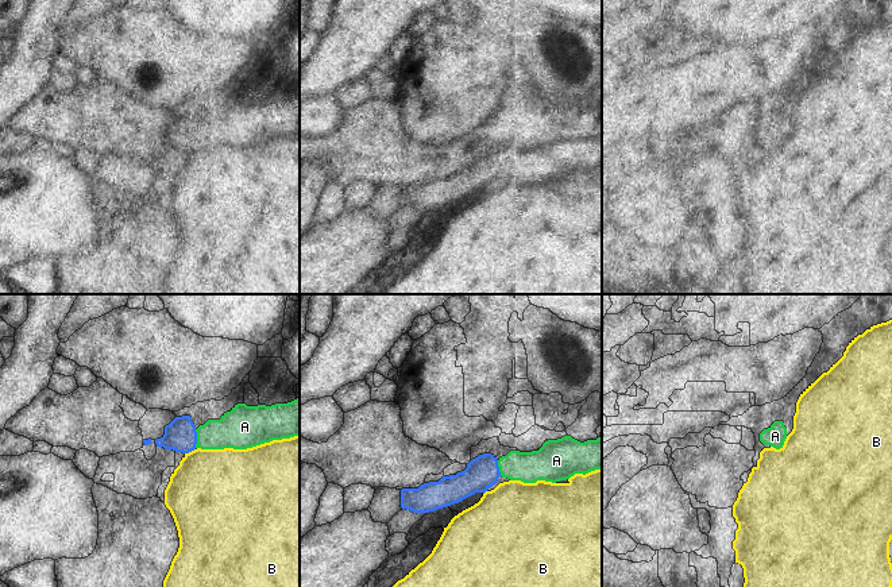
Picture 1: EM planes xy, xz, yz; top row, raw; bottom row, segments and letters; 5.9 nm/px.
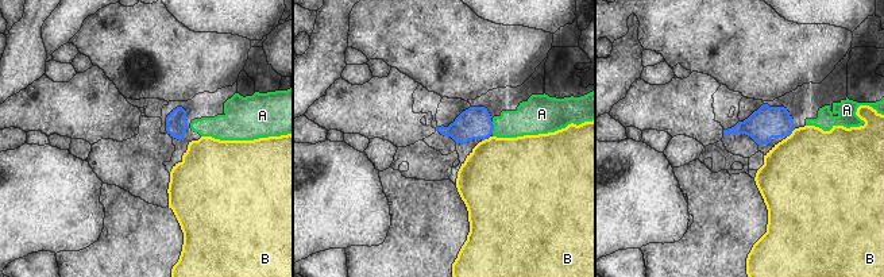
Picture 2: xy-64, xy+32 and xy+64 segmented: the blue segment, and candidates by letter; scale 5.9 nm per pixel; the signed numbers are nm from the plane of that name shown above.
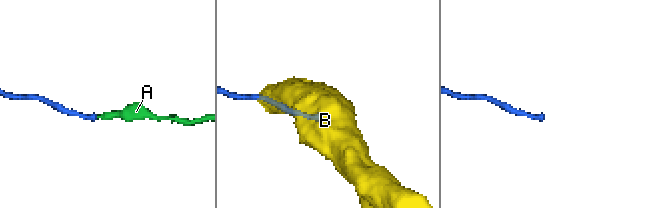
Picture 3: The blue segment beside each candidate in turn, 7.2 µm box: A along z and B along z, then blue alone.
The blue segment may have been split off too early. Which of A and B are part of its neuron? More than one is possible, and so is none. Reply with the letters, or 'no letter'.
A.

